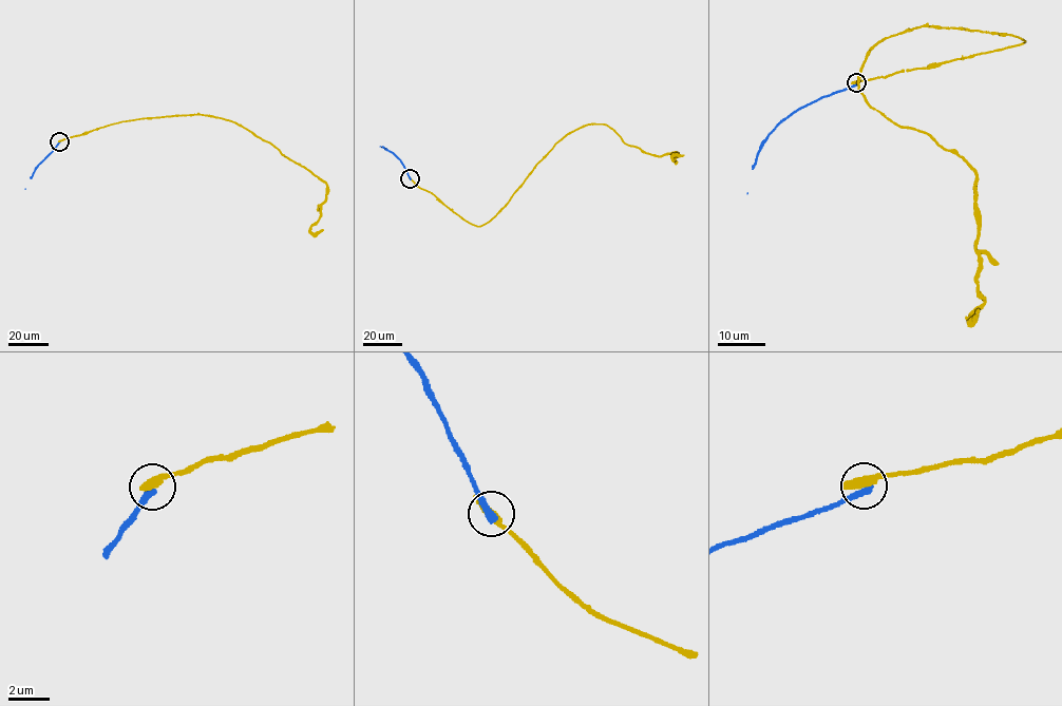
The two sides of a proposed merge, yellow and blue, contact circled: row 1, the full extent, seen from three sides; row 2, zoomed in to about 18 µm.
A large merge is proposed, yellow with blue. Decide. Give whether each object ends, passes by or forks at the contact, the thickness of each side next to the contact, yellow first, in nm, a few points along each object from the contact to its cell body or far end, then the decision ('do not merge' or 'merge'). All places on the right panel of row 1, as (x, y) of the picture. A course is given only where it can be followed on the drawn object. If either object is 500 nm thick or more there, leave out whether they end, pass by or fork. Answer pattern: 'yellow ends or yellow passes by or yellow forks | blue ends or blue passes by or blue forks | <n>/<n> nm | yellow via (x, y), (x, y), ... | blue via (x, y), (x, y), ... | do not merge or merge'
550/360 nm | yellow via (856, 82), (1026, 41), (906, 30), (873, 45), (858, 82), (974, 170), (984, 302), (970, 320), (978, 309) | blue via (856, 83), (817, 99), (777, 125), (758, 153), (746, 194) | do not merge

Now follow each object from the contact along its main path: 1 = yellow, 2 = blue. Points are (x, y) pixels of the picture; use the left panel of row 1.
1: (59, 141), (145, 118), (196, 114), (235, 122), (324, 183), (326, 199), (310, 227), (314, 233), (323, 229)
2: (59, 141), (34, 172), (25, 189)

